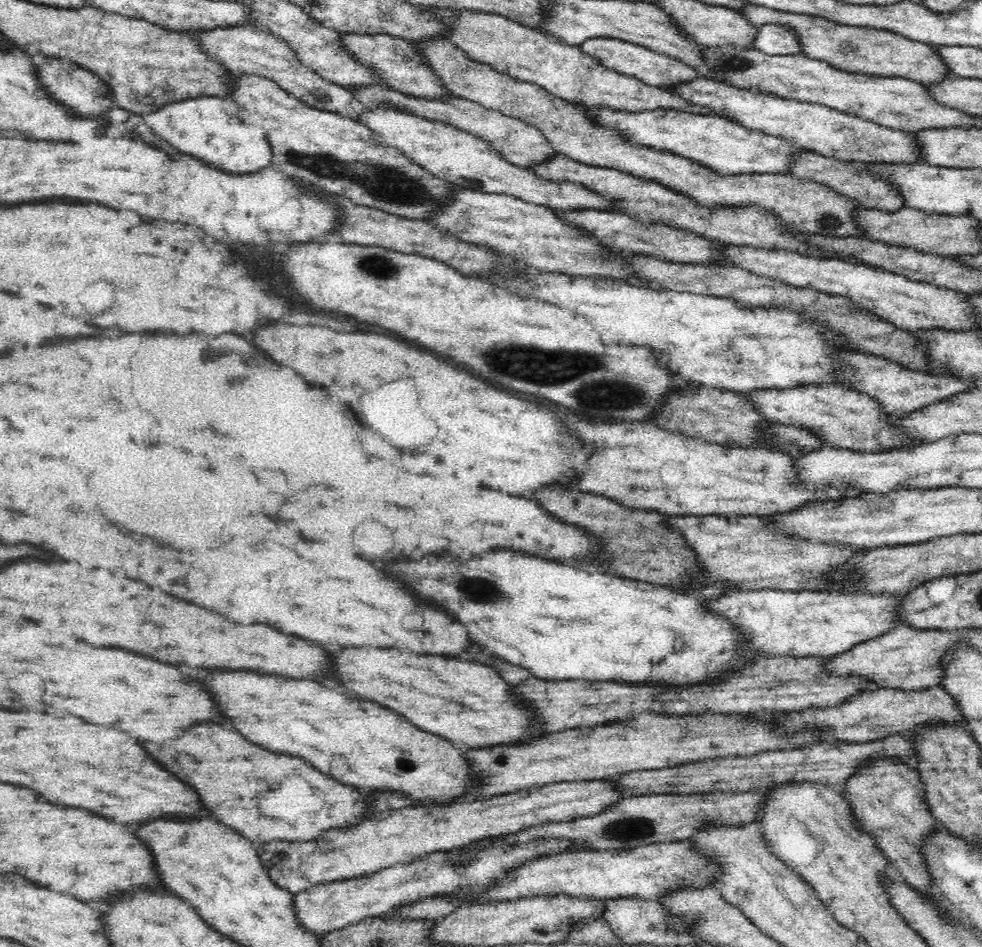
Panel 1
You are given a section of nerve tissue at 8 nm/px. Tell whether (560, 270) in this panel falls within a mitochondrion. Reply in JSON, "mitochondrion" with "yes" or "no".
{"mitochondrion":"no"}

